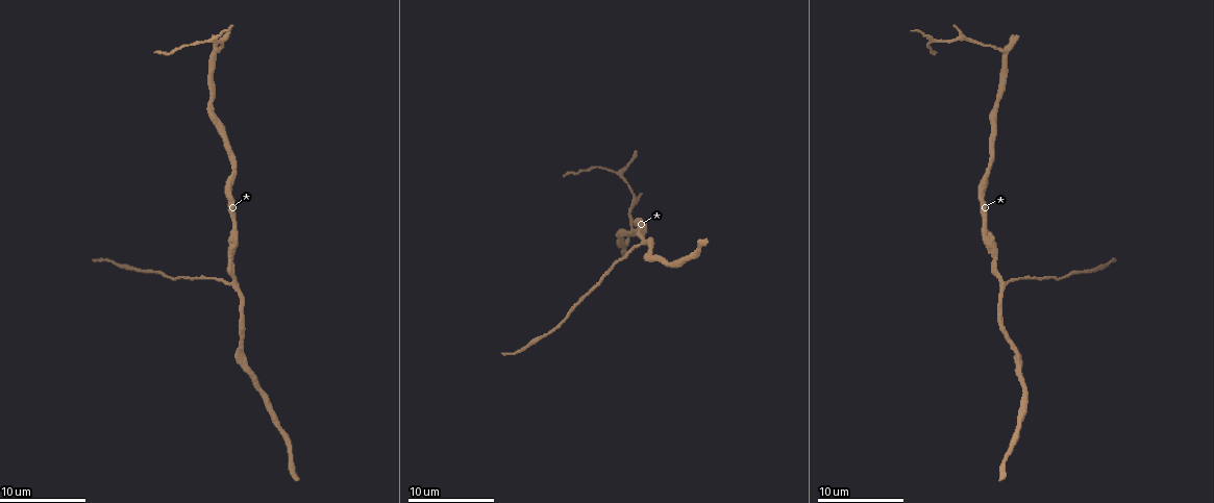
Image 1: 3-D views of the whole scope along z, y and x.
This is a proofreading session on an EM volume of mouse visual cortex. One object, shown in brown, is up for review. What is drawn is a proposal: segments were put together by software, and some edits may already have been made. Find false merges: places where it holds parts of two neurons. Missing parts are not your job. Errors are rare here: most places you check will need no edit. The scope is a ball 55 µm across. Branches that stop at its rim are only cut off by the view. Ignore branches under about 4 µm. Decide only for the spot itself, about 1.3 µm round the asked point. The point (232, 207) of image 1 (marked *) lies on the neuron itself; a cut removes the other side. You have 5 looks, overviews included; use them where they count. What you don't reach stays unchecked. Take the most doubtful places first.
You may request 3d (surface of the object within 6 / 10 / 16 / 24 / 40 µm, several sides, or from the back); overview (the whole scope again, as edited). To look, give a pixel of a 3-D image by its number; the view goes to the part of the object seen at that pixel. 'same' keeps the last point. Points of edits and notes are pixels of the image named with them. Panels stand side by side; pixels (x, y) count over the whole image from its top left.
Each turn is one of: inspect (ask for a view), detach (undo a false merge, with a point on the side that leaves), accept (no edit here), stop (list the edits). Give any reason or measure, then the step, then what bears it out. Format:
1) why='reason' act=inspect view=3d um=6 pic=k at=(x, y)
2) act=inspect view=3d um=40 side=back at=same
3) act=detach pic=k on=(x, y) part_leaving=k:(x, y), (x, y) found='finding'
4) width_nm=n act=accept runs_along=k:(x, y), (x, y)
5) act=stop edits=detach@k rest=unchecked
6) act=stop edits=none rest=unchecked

why='three arms meet' act=inspect view=3d um=10 pic=1 at=(640, 243)

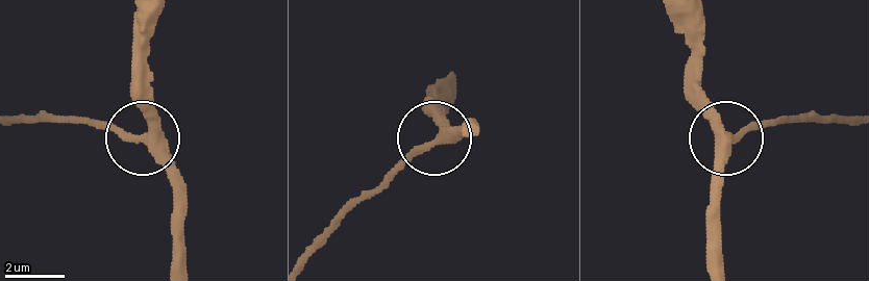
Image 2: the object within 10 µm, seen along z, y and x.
act=inspect view=3d um=6 pic=2 at=(730, 139)

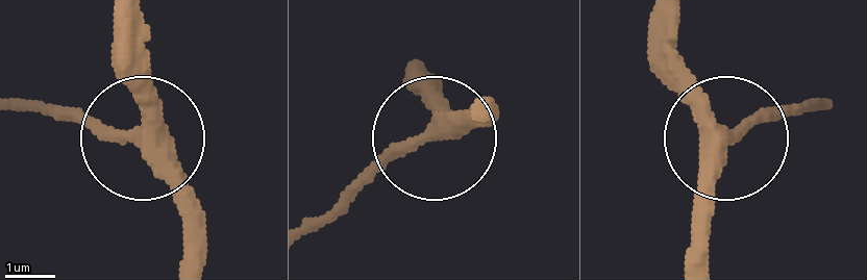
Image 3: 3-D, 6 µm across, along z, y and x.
arms=3 act=accept found='one neuron here'

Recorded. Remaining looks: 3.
why='sudden change in width' act=inspect view=3d um=6 pic=1 at=(547, 336)

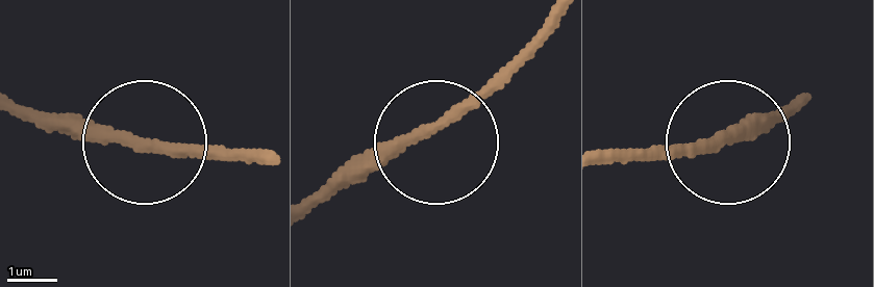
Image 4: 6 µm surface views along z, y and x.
act=accept runs_along=4:(602, 162), (701, 154), (784, 118) found='one neuron here'

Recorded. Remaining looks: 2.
why='sudden change in width' act=inspect view=3d um=6 pic=1 at=(231, 247)

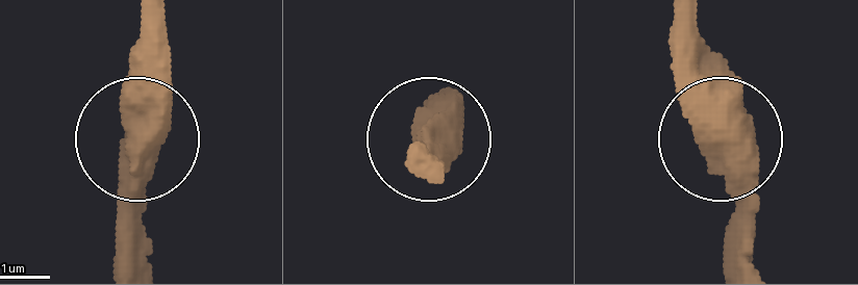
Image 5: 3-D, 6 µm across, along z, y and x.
act=accept found='one neuron here'

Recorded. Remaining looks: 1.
act=stop edits=none rest=unchecked

